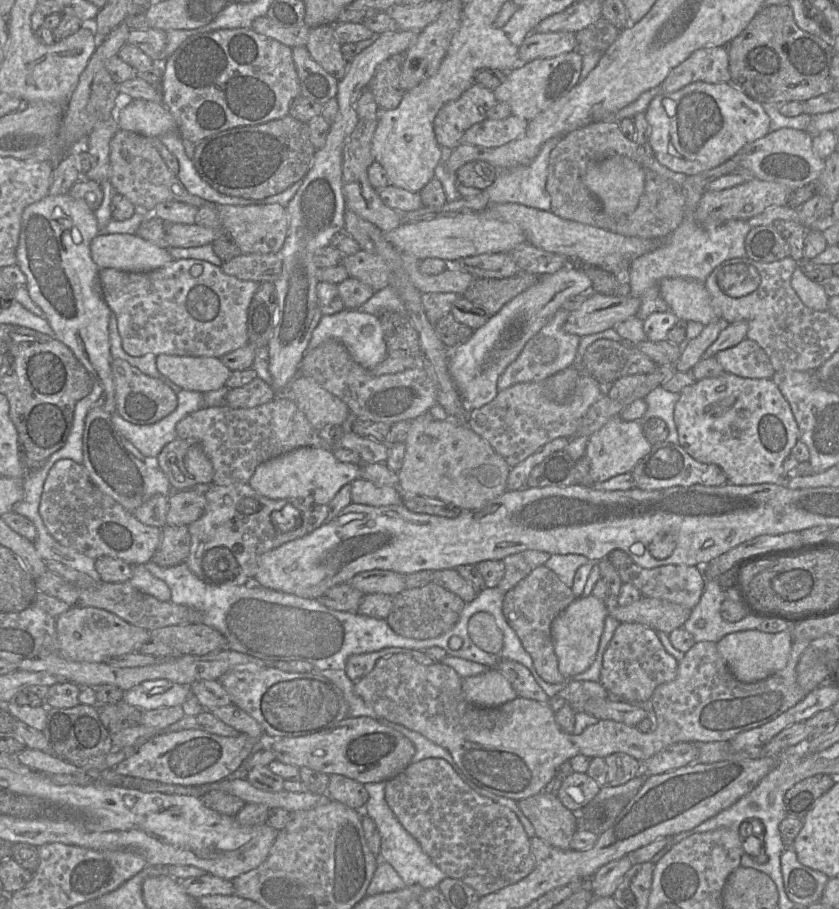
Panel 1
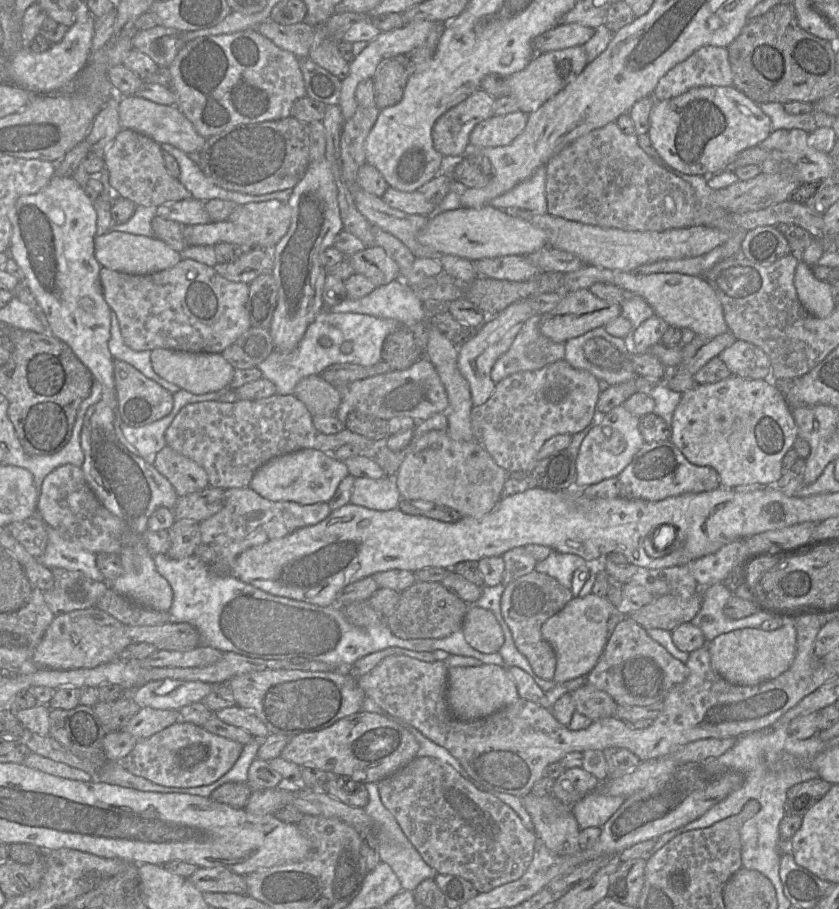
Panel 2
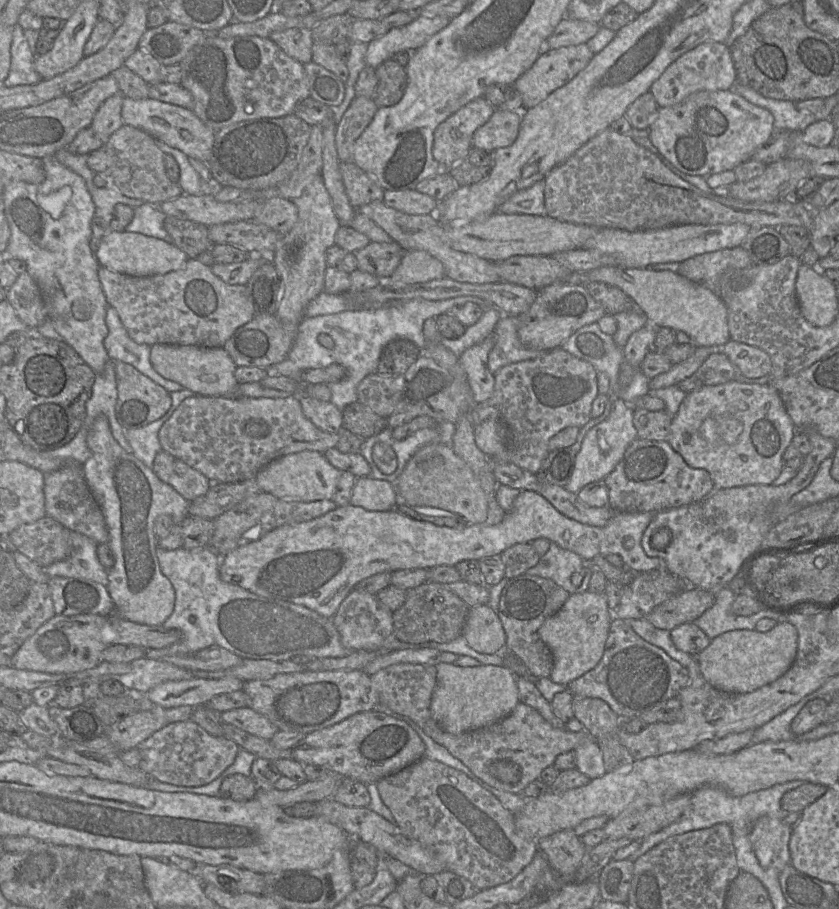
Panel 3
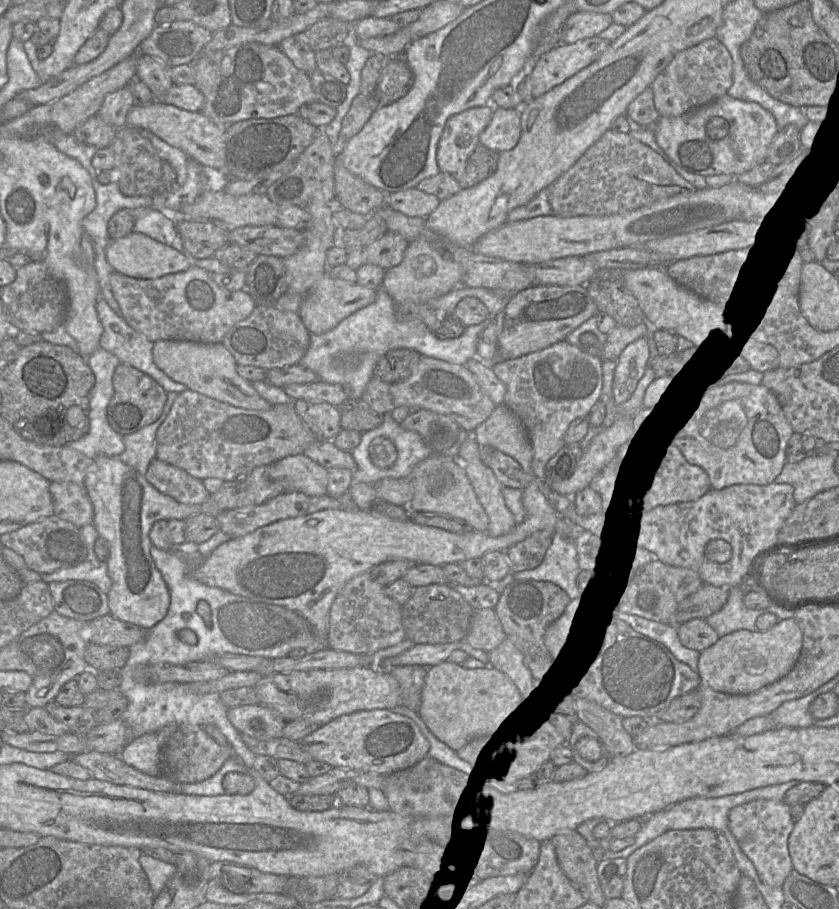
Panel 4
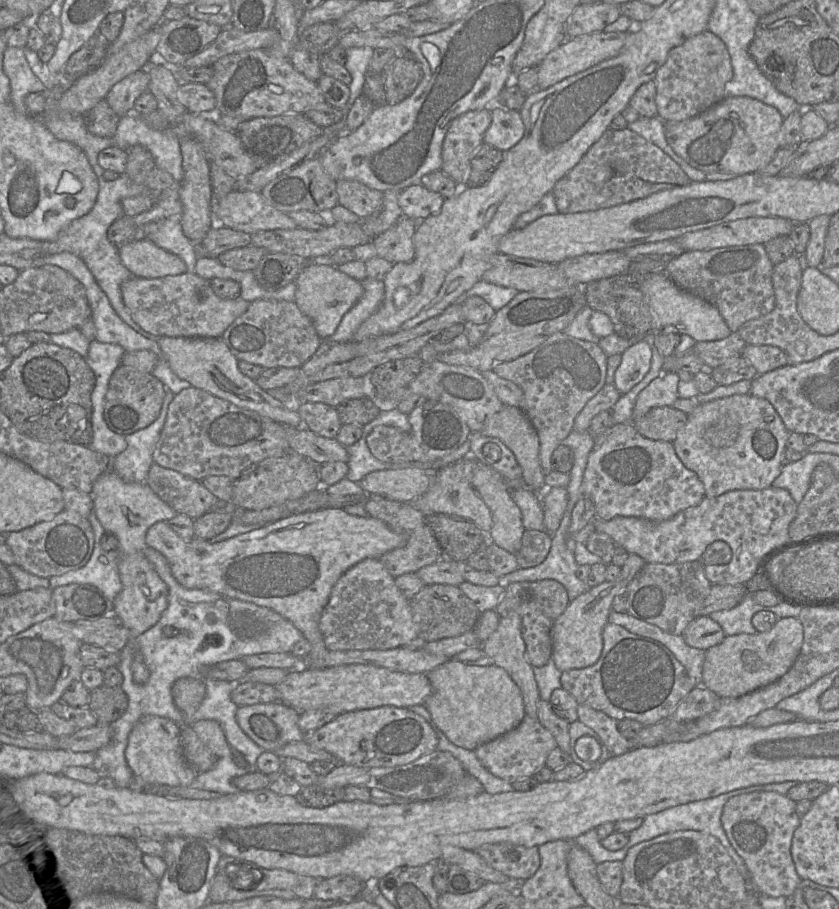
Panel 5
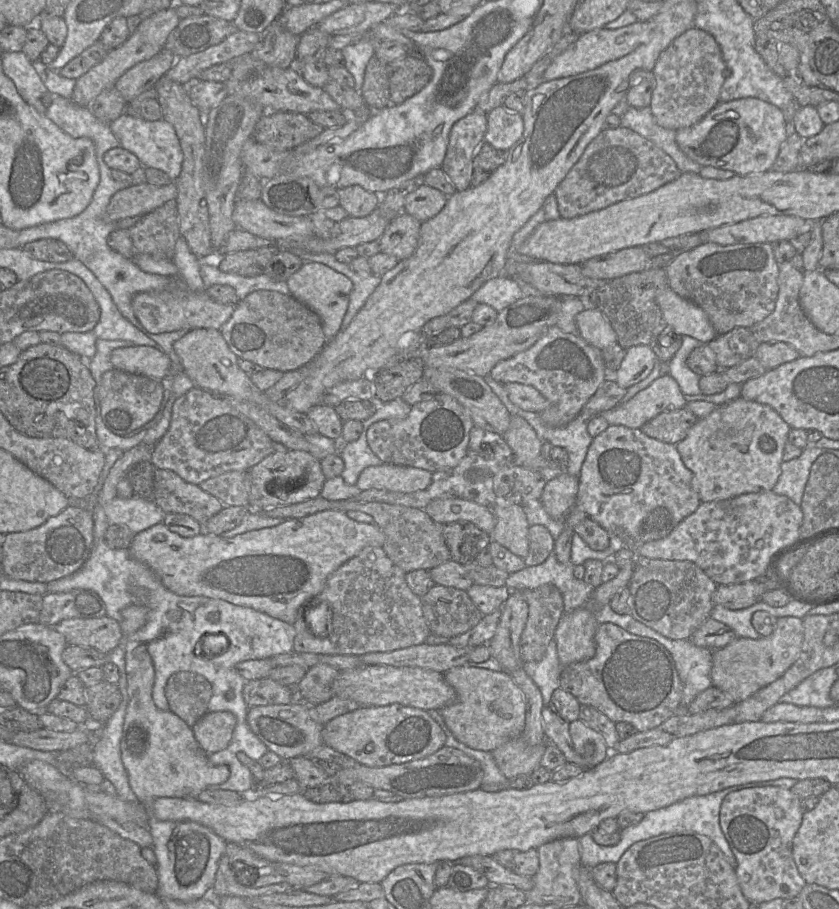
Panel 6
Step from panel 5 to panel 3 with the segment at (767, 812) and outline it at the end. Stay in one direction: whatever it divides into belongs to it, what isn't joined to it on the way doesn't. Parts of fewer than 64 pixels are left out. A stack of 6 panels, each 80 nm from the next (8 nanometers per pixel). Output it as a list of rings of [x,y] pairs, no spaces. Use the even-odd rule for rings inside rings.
[[[762,816],[754,822],[750,841],[763,868],[780,873],[790,864],[789,842],[792,830],[778,817]]]

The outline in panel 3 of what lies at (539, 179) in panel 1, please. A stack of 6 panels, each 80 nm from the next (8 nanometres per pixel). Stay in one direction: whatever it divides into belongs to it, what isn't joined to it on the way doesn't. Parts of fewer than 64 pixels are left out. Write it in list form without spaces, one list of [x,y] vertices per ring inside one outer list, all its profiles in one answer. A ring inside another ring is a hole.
[[[539,180],[532,186],[519,190],[508,197],[497,211],[504,214],[529,214],[546,216],[544,206],[545,180]]]

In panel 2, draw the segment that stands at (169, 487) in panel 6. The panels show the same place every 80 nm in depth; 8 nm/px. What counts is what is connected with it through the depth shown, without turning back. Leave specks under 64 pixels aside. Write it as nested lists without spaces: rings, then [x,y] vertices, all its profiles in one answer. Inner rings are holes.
[[[169,446],[160,450],[154,467],[171,483],[178,496],[185,496],[209,487],[204,468]]]

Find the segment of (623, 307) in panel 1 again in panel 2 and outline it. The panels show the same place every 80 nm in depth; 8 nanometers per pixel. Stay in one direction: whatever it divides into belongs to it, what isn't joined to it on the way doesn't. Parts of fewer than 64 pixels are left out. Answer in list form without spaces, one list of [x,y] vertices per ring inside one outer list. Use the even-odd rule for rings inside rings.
[[[587,288],[568,292],[553,310],[544,314],[540,332],[553,342],[565,343],[567,340],[581,336],[590,330],[604,327],[608,322],[621,315],[621,309],[620,304],[610,304],[601,300]]]

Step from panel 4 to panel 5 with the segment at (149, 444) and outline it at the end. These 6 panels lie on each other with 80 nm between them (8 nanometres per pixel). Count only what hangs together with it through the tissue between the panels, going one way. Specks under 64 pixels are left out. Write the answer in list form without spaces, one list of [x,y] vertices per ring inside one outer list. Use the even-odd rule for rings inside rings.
[[[166,389],[158,418],[147,427],[124,436],[127,448],[112,459],[111,469],[125,475],[126,480],[132,483],[146,481],[149,469],[153,464],[153,452],[174,396],[170,390]]]

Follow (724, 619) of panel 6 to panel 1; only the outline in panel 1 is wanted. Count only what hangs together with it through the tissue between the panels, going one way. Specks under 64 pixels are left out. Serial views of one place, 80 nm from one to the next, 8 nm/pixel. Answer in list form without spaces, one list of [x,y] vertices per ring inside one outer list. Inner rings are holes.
[[[716,580],[706,581],[699,603],[692,609],[690,617],[683,625],[693,636],[695,643],[717,643],[728,634],[757,630],[762,624],[762,618],[748,614],[738,622],[725,621],[720,615],[720,607],[726,599],[725,591]]]

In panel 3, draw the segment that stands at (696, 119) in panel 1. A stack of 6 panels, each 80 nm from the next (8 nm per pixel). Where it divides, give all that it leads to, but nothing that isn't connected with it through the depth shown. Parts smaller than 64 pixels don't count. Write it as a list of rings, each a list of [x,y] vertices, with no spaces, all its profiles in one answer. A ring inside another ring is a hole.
[[[733,89],[699,91],[677,105],[658,107],[649,126],[649,138],[663,156],[680,171],[705,178],[723,171],[734,170],[738,165],[750,160],[752,154],[769,142],[774,134],[772,113],[750,103]]]

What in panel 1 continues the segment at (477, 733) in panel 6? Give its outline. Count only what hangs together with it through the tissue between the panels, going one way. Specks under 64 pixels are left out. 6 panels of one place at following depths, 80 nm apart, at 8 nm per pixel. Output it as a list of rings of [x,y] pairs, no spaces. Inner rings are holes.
[[[496,668],[462,678],[466,700],[480,707],[497,707],[518,697],[508,679]]]

